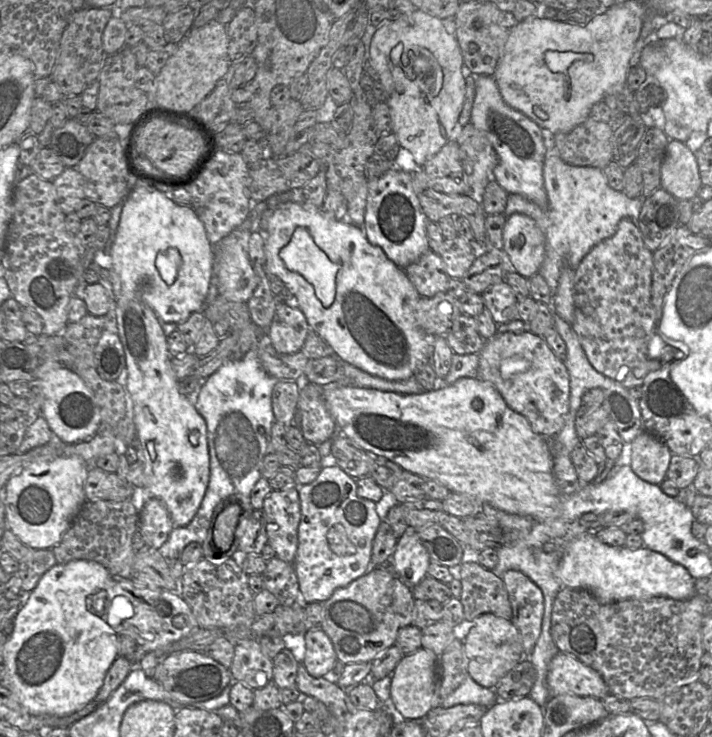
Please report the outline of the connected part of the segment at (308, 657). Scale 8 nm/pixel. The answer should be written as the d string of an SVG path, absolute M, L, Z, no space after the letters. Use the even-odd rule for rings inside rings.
M311 629L304 634L305 656L303 660L307 672L315 677L329 677L338 661L333 644L321 629Z

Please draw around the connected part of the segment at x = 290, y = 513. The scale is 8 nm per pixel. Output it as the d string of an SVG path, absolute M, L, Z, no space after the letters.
M298 485L272 490L264 499L262 511L268 544L277 558L293 564L298 547L300 498Z

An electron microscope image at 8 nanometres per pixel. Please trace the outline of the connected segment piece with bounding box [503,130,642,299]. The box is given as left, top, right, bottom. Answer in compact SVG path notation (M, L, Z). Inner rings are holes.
M544 130L544 139L546 151L543 179L548 198L547 207L541 208L520 194L510 193L503 215L507 218L514 213L525 214L543 231L545 256L538 274L547 282L553 299L564 268L575 270L592 248L615 234L623 218L630 218L637 224L642 199L629 198L624 192L613 190L603 170L599 168L566 163L554 144L553 134L548 130Z

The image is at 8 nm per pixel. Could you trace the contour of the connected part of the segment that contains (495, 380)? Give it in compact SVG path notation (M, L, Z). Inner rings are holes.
M530 331L498 333L486 340L479 354L478 377L491 383L514 412L524 416L533 432L544 437L556 436L565 425L570 407L570 379L563 361L559 360L544 338Z

